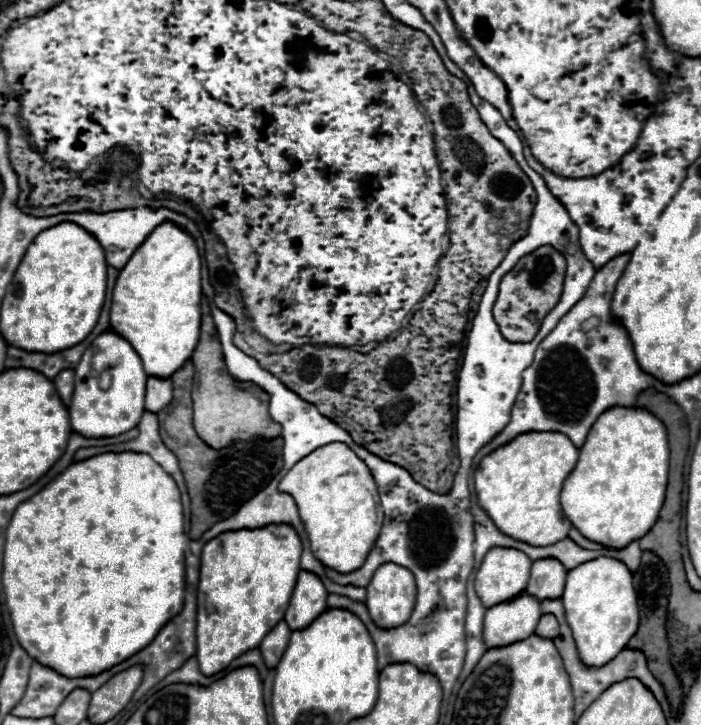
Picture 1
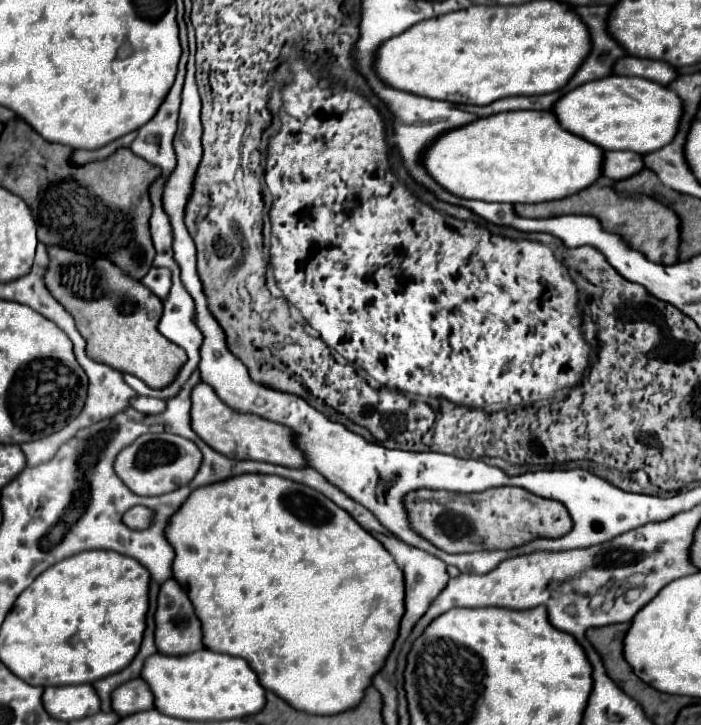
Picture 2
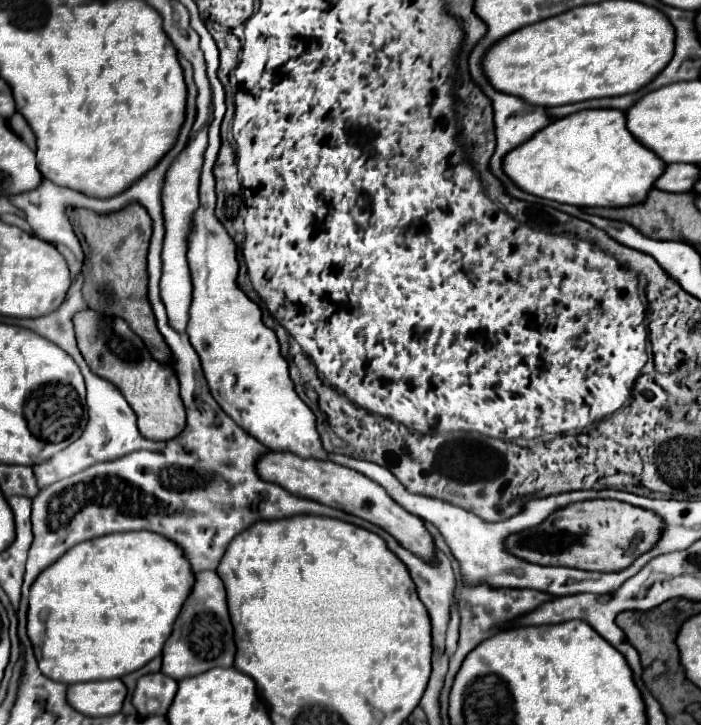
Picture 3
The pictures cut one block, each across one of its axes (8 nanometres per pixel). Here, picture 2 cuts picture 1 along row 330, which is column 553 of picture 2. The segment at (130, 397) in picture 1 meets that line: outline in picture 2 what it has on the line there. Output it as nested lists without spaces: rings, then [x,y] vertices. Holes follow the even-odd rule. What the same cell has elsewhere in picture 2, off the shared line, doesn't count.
[[[606,76],[606,80],[592,80],[590,84],[582,84],[582,88],[574,88],[574,92],[566,92],[566,96],[562,96],[558,104],[554,104],[552,112],[562,128],[600,146],[602,150],[632,150],[638,154],[646,154],[660,150],[674,138],[678,130],[678,120],[682,116],[682,100],[674,96],[670,88],[646,78]]]

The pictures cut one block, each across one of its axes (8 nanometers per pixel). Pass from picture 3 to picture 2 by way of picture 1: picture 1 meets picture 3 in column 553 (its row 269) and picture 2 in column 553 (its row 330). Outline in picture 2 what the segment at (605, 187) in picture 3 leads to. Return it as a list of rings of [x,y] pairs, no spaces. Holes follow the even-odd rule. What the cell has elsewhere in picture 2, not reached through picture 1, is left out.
[[[500,112],[498,116],[486,116],[438,136],[438,140],[422,156],[422,166],[434,180],[454,196],[484,200],[484,202],[508,202],[508,204],[536,204],[548,200],[560,200],[574,192],[580,192],[596,182],[602,174],[602,148],[566,132],[552,112]]]

